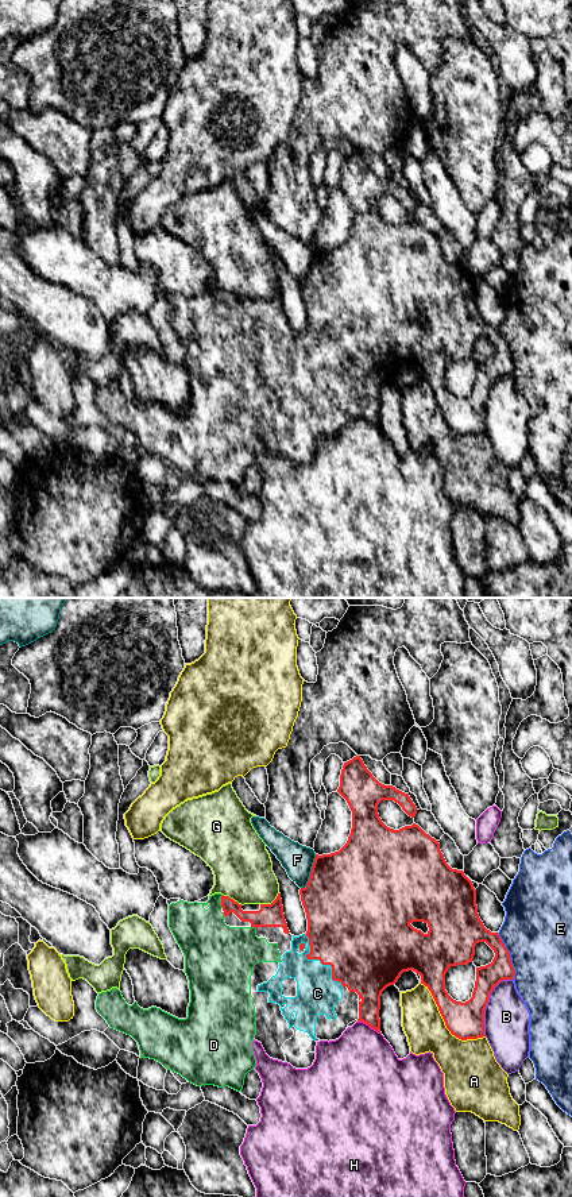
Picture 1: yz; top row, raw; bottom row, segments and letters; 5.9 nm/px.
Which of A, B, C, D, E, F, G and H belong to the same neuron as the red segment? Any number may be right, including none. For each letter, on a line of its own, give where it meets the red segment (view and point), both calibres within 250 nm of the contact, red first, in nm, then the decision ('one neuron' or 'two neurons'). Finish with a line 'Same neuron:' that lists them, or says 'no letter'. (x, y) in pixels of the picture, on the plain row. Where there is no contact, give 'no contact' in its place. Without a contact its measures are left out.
A: yz (445, 420) | 220/280 nm | two neurons
B: yz (487, 397) | 220/280 nm | two neurons
C: yz (319, 354) | 480/240 nm | one neuron
D: yz (221, 297) | 100/300 nm | one neuron
E: yz (509, 351) | 140/420 nm | two neurons
F: yz (310, 267) | 480/180 nm | two neurons
G: yz (271, 298) | 140/340 nm | two neurons
H: yz (370, 421) | 180/440 nm | two neurons
Same neuron: C, D

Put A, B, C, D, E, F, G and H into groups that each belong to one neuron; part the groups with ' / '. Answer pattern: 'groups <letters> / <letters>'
groups A / B / C D / E / F / G / H

